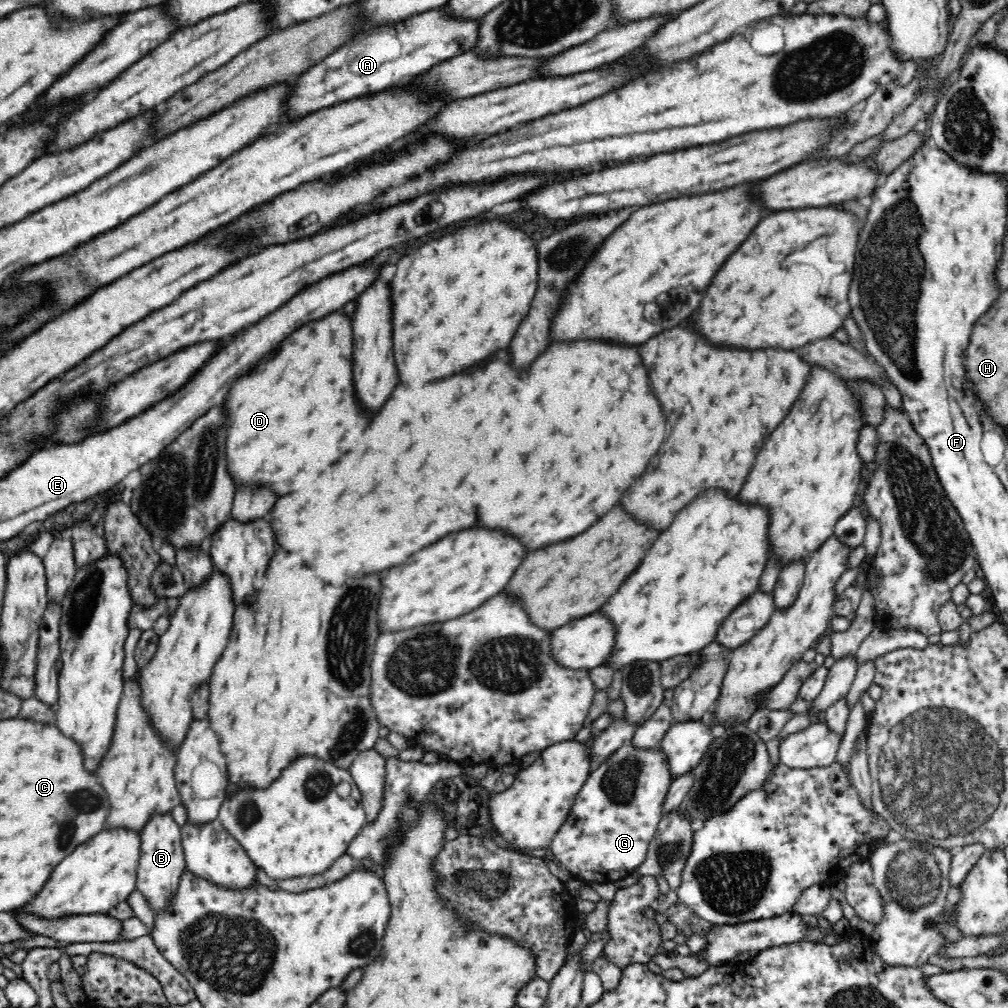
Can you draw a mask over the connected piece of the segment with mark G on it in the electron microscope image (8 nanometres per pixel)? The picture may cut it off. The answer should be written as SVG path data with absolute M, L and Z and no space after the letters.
M632 740L626 742L602 764L598 764L576 795L568 818L552 839L550 852L559 860L561 866L566 866L566 870L585 885L592 882L598 884L616 882L636 870L637 866L646 859L650 842L663 817L665 796L672 782L669 767L662 749L636 749L632 745Z

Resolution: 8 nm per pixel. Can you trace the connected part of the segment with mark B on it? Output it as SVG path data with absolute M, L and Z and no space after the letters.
M171 813L154 814L140 832L142 844L135 888L145 896L153 912L166 912L166 908L172 902L172 896L180 886L180 876L187 868L180 828L181 826L171 817Z

